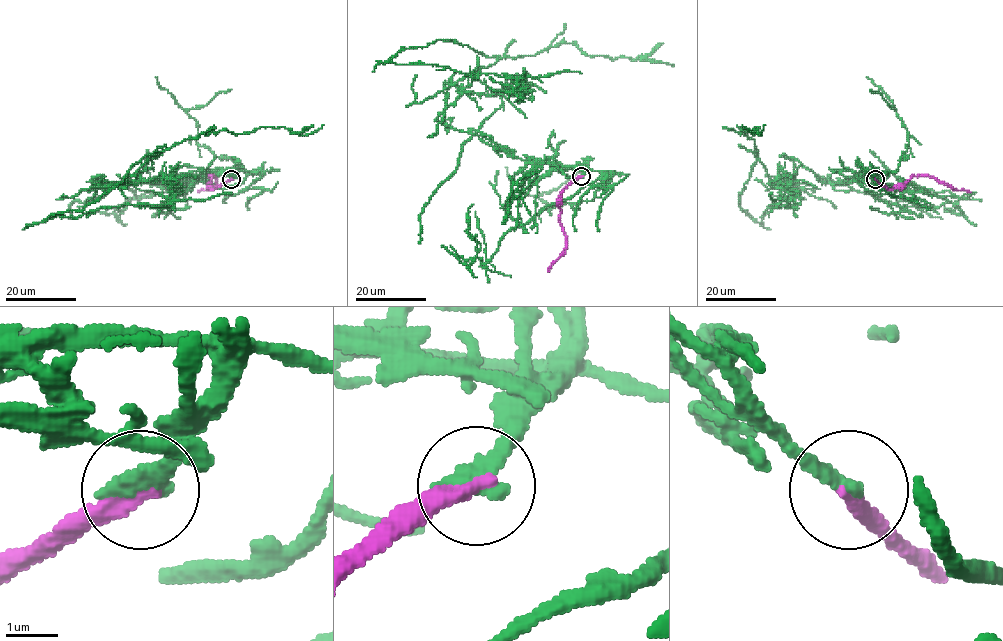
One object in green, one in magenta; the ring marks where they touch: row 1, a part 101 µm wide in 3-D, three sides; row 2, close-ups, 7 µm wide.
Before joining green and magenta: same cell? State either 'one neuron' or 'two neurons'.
two neurons

